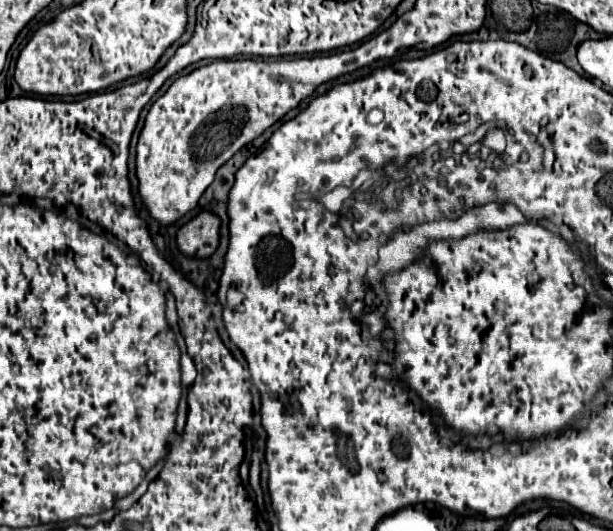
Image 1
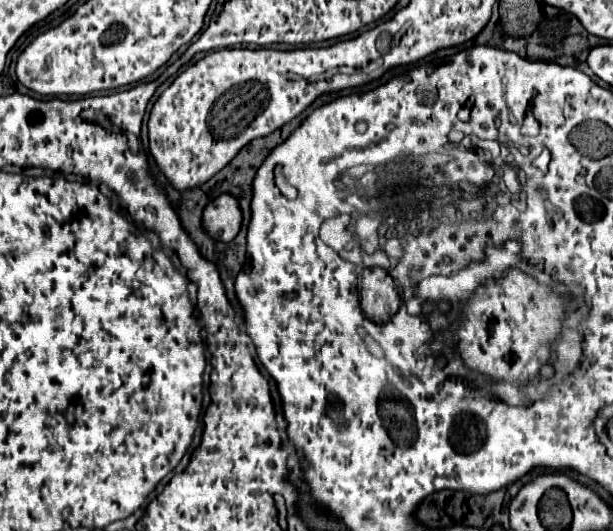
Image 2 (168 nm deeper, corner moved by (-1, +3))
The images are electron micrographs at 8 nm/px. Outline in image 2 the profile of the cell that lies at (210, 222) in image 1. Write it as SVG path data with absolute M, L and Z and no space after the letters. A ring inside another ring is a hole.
M223 194L203 210L203 230L219 242L231 242L241 228L241 210L231 194Z

